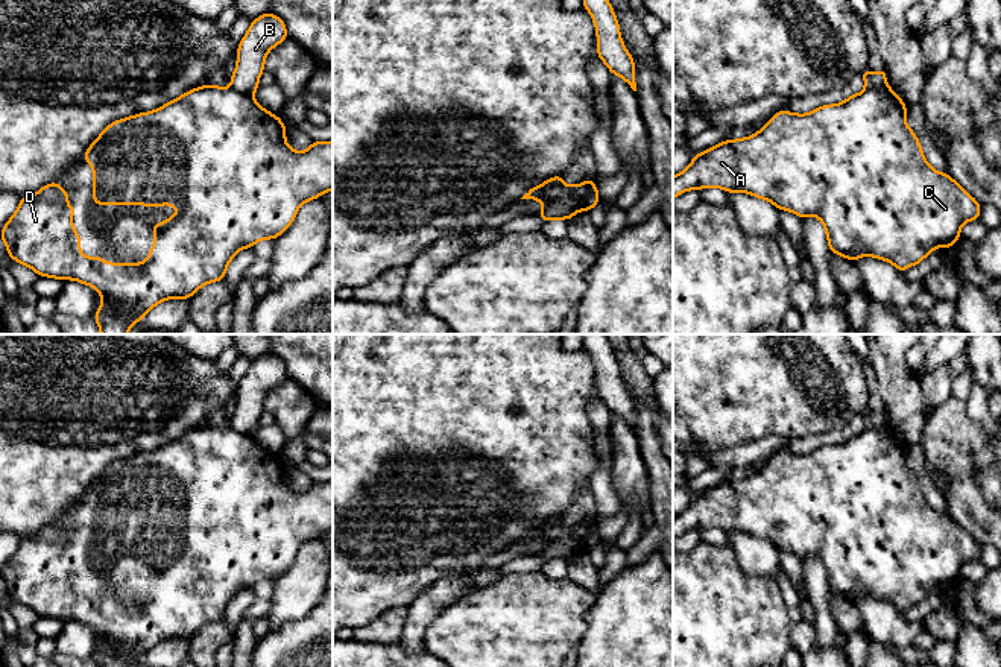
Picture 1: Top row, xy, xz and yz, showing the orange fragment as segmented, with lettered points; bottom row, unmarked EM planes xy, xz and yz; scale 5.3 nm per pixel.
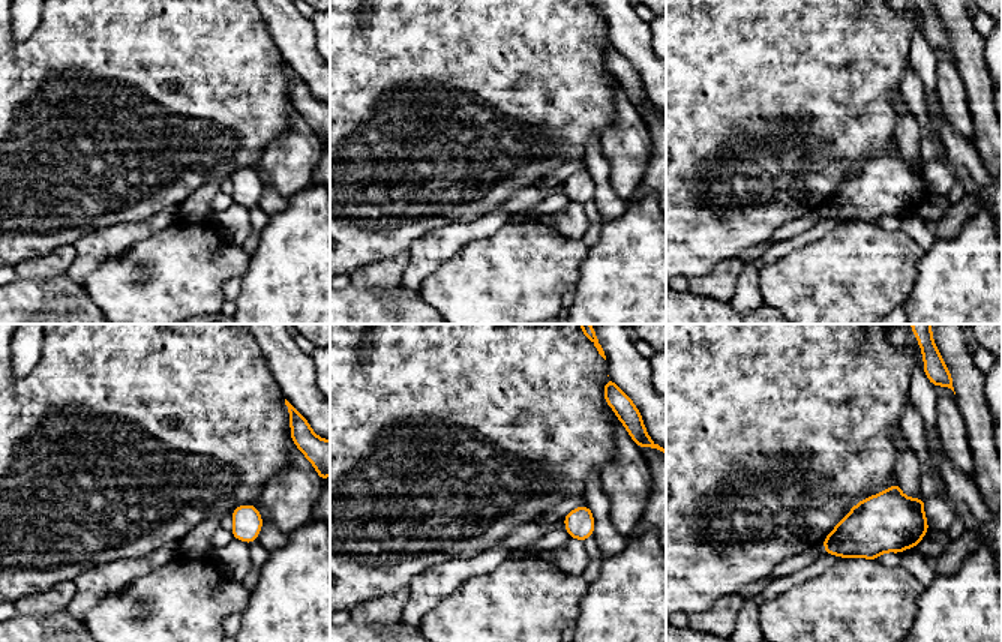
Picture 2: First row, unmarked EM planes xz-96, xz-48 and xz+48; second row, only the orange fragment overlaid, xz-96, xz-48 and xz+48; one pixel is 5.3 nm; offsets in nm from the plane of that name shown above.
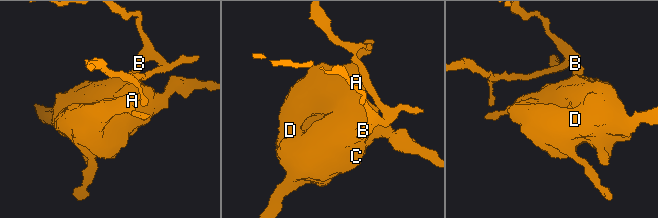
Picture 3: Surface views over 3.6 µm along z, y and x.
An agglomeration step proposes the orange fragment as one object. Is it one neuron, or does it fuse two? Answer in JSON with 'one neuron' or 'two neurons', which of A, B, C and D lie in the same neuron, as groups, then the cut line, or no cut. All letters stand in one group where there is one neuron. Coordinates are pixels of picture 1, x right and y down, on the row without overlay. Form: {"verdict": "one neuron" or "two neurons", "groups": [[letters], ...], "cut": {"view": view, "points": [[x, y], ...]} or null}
{"verdict": "two neurons", "groups": [["A", "C", "D"], ["B"]], "cut": {"view": "xz", "points": [[576, 526], [579, 546], [584, 550]]}}

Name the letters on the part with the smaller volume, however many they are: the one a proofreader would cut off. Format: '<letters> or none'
B

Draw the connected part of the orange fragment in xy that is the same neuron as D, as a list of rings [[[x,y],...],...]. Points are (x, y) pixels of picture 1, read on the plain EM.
[[[210,424],[190,430],[155,451],[120,459],[105,468],[105,471],[91,483],[90,489],[82,495],[82,498],[93,506],[93,542],[96,545],[147,545],[152,548],[158,545],[175,545],[178,548],[178,553],[173,558],[167,558],[164,564],[159,565],[156,561],[153,562],[153,590],[147,593],[147,602],[106,603],[102,597],[82,597],[81,576],[74,571],[74,564],[68,559],[70,555],[77,555],[79,550],[68,547],[68,533],[58,523],[50,523],[41,527],[33,536],[21,538],[17,552],[6,562],[0,573],[0,577],[8,590],[8,596],[14,602],[30,608],[39,617],[74,620],[94,627],[102,637],[102,646],[93,656],[99,667],[132,667],[135,662],[141,661],[156,644],[172,638],[190,640],[191,635],[202,626],[207,626],[213,621],[222,621],[225,618],[228,603],[238,591],[252,588],[257,582],[264,579],[275,580],[292,565],[298,548],[304,542],[313,541],[333,530],[333,482],[313,482],[305,492],[296,492],[286,483],[286,468],[287,466],[279,460],[279,457],[260,447],[252,435]]]

